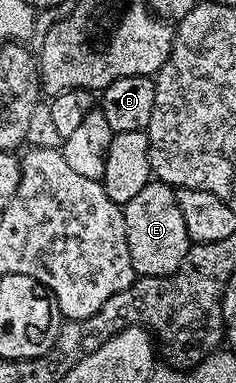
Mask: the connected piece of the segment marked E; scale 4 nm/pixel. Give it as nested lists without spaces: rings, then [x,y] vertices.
[[[152,179],[122,208],[134,271],[142,277],[165,277],[178,272],[184,256],[188,253],[190,242],[186,223],[182,220],[182,211],[178,211],[176,190],[171,185]]]

